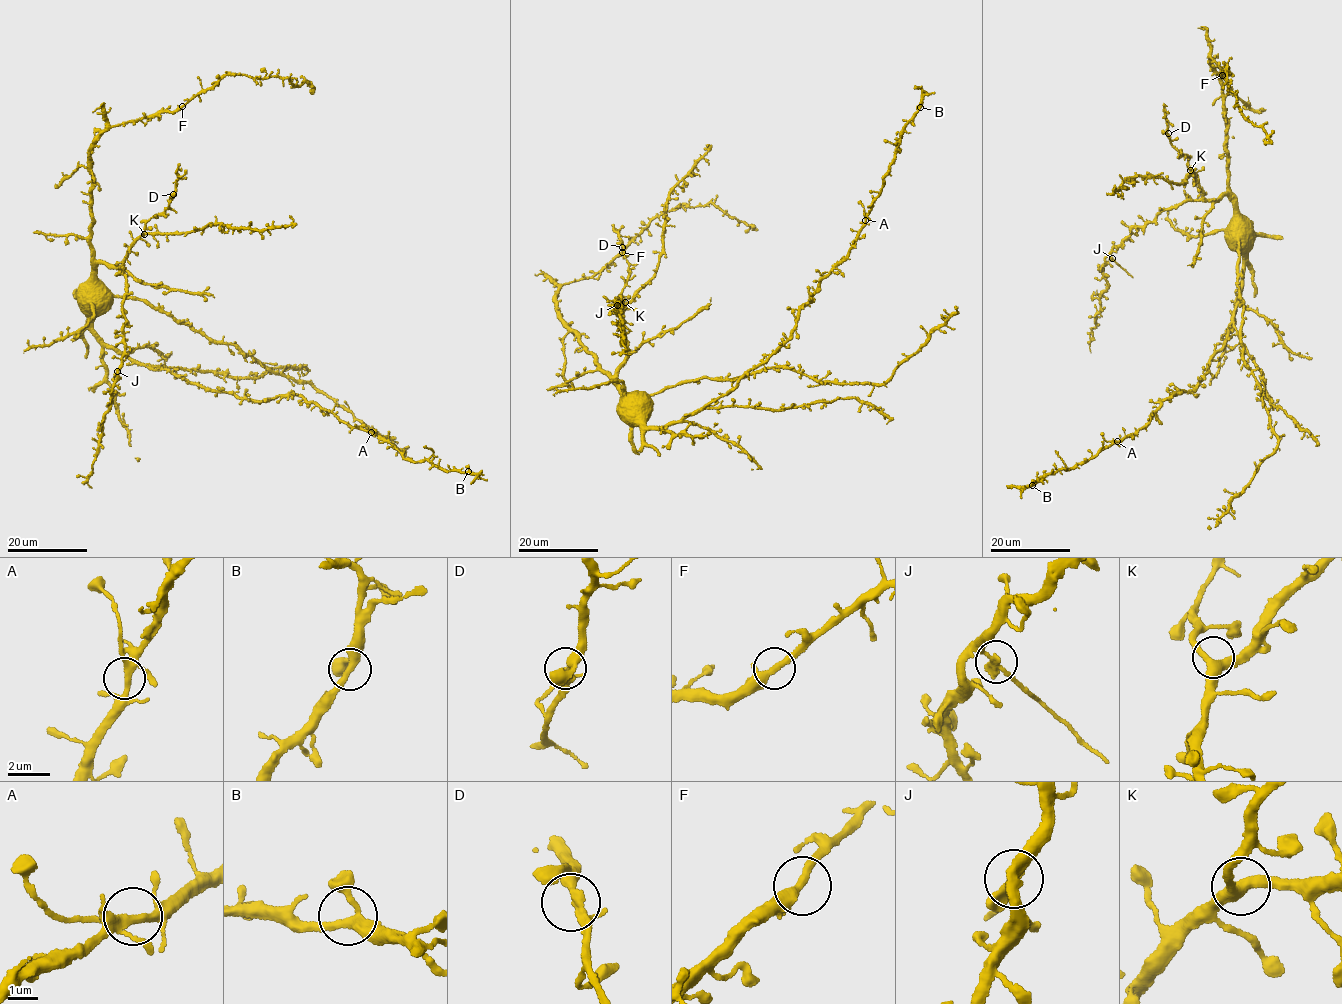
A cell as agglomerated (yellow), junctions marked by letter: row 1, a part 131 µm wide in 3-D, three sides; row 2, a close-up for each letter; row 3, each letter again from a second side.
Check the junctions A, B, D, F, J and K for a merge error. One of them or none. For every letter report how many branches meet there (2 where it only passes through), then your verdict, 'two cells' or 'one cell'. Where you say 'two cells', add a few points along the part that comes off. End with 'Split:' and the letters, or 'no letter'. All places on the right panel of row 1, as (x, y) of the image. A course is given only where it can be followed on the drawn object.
A: branches 4; one cell
B: branches 3; one cell
D: branches 4; one cell
F: branches 3; one cell
J: branches 3; two cells; course (1111, 258), (1132, 277)
K: branches 3; one cell
Split: J

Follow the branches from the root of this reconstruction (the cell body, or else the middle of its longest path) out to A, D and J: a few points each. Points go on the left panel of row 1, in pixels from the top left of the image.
A: (93, 321), (106, 344), (147, 366), (259, 402), (300, 396), (371, 432)
D: (93, 321), (89, 292), (94, 266), (122, 266), (128, 247), (147, 220), (168, 208), (173, 194)
J: (93, 321), (93, 269), (100, 263), (117, 265), (127, 284), (122, 304), (126, 347), (118, 372)

